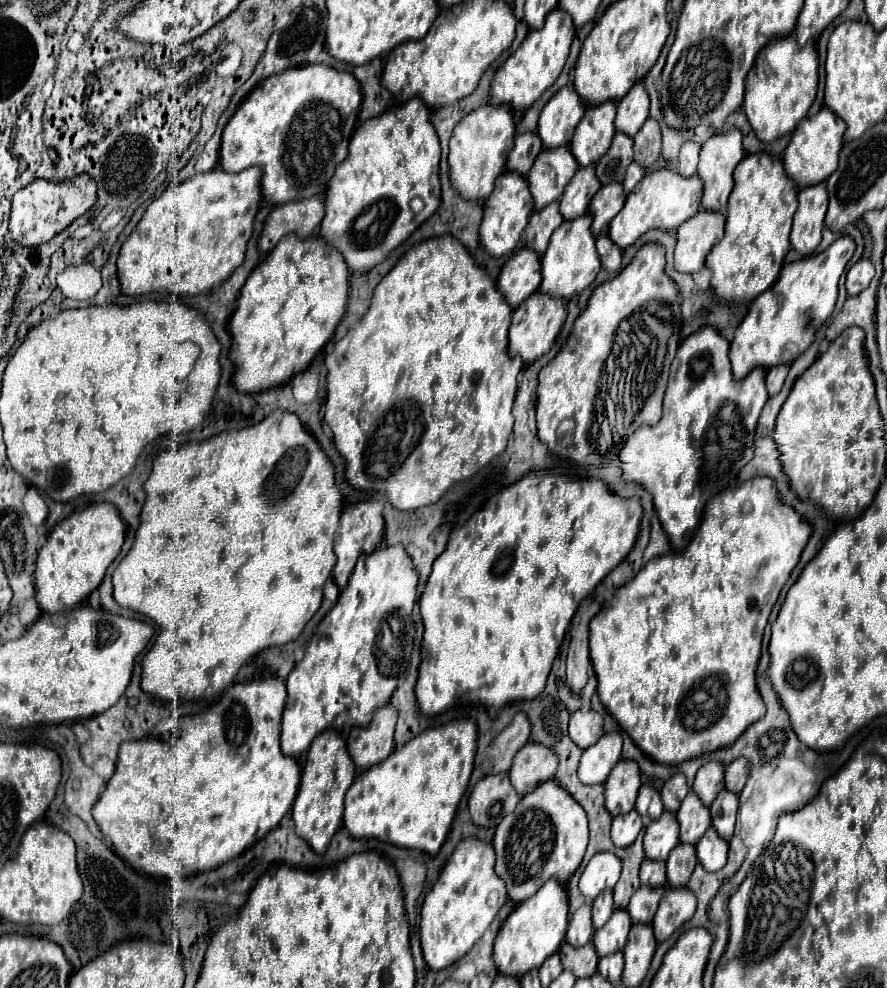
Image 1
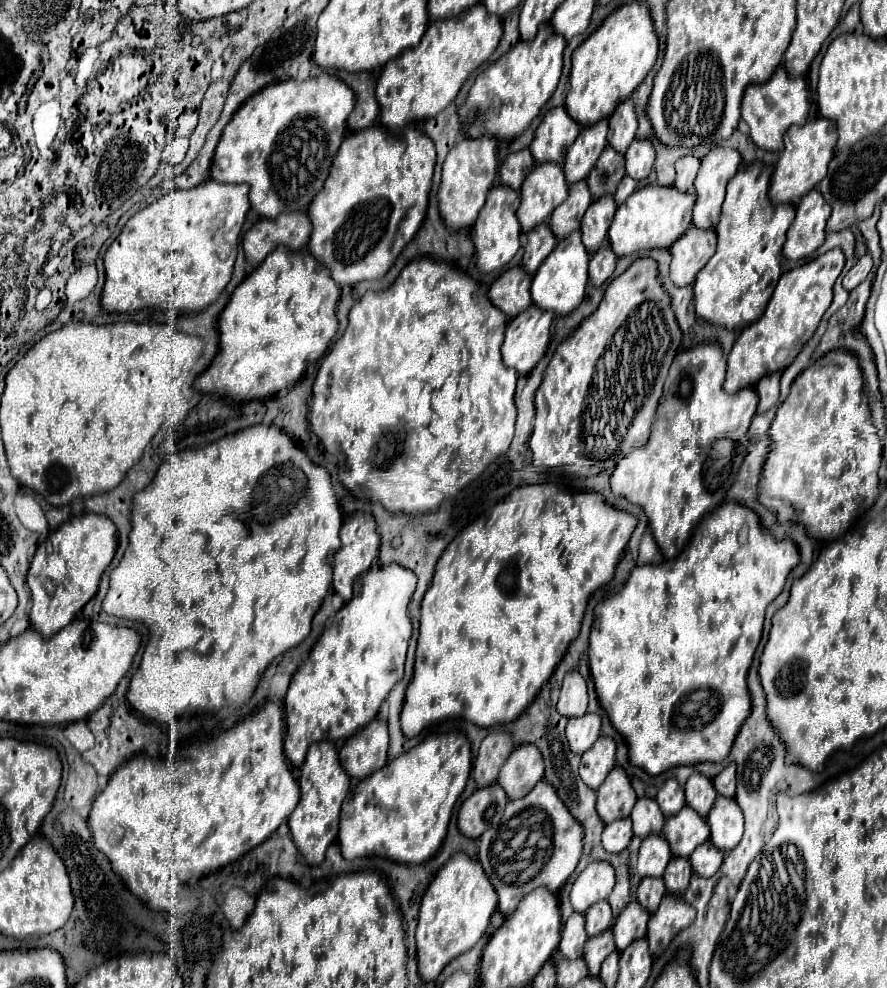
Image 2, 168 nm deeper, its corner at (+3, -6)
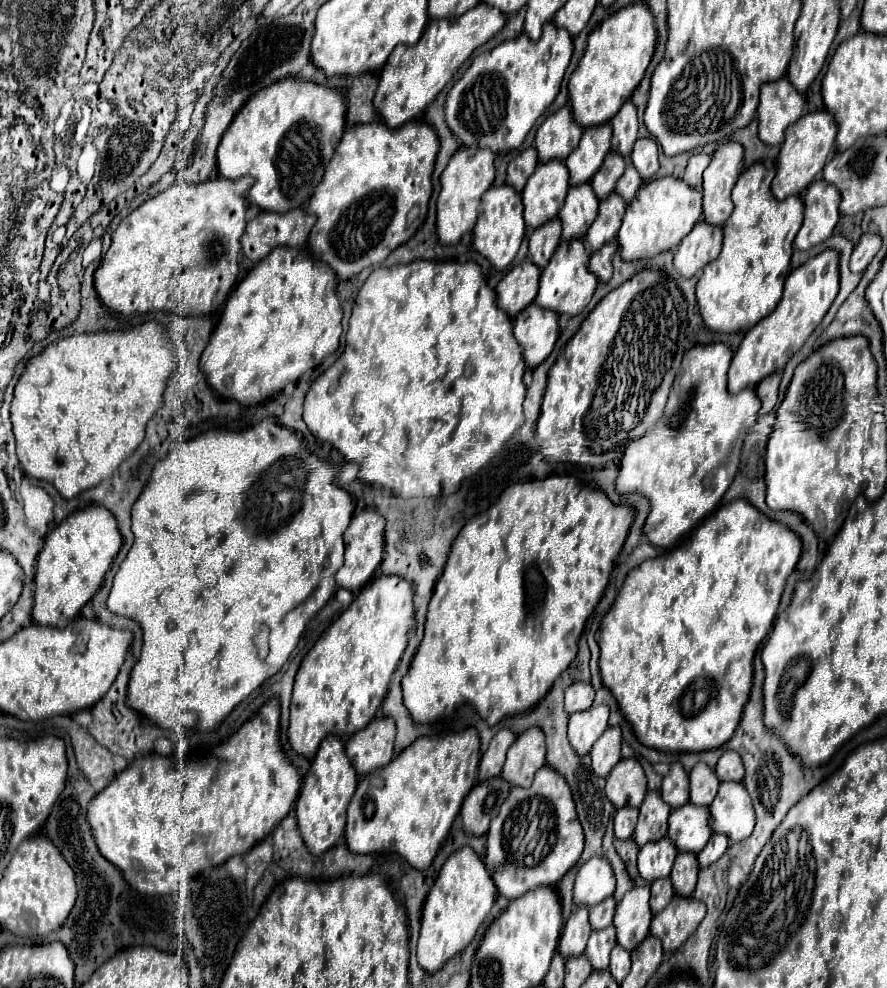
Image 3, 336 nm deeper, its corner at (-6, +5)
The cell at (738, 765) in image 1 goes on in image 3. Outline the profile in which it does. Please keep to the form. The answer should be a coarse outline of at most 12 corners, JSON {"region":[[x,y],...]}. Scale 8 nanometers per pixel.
{"region":[[725,752],[715,772],[719,780],[743,780],[743,760]]}

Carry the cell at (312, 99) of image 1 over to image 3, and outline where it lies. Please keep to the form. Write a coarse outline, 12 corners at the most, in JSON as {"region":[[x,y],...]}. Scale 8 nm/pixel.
{"region":[[261,88],[217,148],[251,204],[309,202],[345,130],[345,96]]}

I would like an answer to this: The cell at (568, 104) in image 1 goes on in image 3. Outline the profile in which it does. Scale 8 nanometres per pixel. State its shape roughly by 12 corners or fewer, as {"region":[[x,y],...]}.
{"region":[[563,106],[539,126],[539,162],[565,160],[583,128]]}

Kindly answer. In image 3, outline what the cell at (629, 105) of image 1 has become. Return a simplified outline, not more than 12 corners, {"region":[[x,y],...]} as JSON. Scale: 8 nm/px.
{"region":[[627,100],[611,120],[613,150],[629,156],[637,140],[637,108]]}

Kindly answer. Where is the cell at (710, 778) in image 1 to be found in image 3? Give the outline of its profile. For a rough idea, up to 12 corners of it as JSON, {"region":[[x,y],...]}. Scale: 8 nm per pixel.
{"region":[[703,762],[689,772],[691,802],[709,806],[717,796],[717,774]]}

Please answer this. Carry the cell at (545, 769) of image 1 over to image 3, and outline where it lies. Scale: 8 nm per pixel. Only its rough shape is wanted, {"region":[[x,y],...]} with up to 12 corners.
{"region":[[541,728],[525,730],[509,748],[501,776],[529,788],[545,766]]}

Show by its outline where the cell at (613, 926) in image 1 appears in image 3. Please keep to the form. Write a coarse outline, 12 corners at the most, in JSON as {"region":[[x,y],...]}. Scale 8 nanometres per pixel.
{"region":[[615,928],[591,932],[585,956],[607,970],[617,946]]}

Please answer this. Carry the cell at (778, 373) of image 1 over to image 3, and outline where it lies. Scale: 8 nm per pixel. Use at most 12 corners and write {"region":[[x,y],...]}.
{"region":[[781,372],[757,384],[759,414],[775,408]]}

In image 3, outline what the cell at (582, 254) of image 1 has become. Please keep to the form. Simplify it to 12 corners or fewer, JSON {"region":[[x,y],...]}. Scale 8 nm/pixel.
{"region":[[581,238],[561,242],[535,302],[579,314],[597,288]]}

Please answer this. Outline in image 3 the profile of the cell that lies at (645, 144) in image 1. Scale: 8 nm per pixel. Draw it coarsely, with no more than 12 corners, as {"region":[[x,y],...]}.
{"region":[[639,138],[631,162],[643,180],[659,168],[653,138]]}

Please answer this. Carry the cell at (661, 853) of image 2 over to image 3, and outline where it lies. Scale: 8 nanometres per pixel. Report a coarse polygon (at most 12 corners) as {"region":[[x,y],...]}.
{"region":[[667,836],[639,850],[639,874],[647,882],[667,878],[677,848]]}

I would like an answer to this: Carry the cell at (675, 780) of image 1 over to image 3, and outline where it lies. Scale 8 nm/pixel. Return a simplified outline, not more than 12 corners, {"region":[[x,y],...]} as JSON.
{"region":[[679,762],[663,778],[661,796],[671,808],[689,802],[689,776]]}

